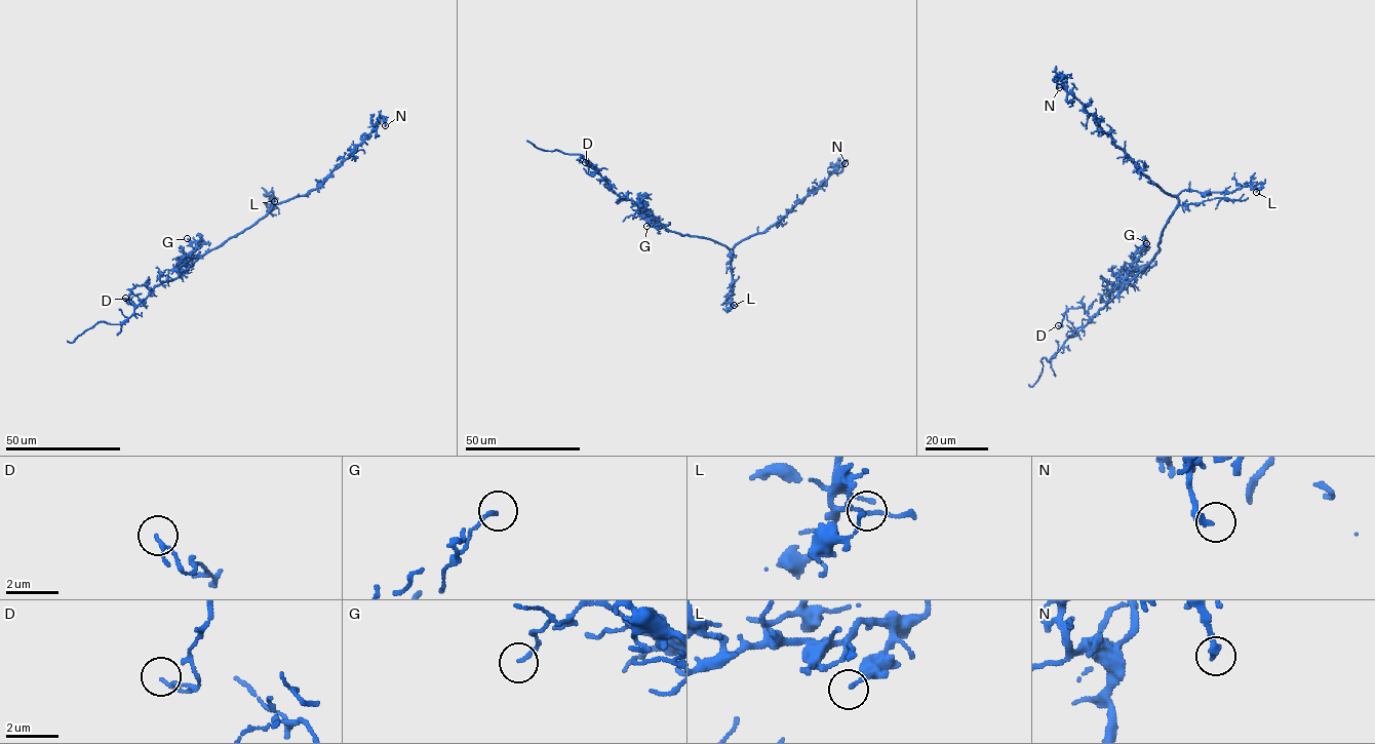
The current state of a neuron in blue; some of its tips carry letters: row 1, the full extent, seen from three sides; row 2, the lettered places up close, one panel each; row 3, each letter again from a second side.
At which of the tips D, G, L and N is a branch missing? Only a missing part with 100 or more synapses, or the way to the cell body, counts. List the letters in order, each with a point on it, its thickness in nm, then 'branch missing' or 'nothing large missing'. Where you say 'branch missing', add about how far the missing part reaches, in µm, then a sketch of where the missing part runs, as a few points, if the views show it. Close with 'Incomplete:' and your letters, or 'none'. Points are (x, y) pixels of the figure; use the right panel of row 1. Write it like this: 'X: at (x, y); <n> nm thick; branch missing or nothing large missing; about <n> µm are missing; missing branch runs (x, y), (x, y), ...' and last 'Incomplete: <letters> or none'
D: at (1058, 325); 130 nm thick; nothing large missing
G: at (1146, 243); 130 nm thick; nothing large missing
L: at (1256, 192); 130 nm thick; nothing large missing
N: at (1059, 87); 260 nm thick; nothing large missing
Incomplete: none

